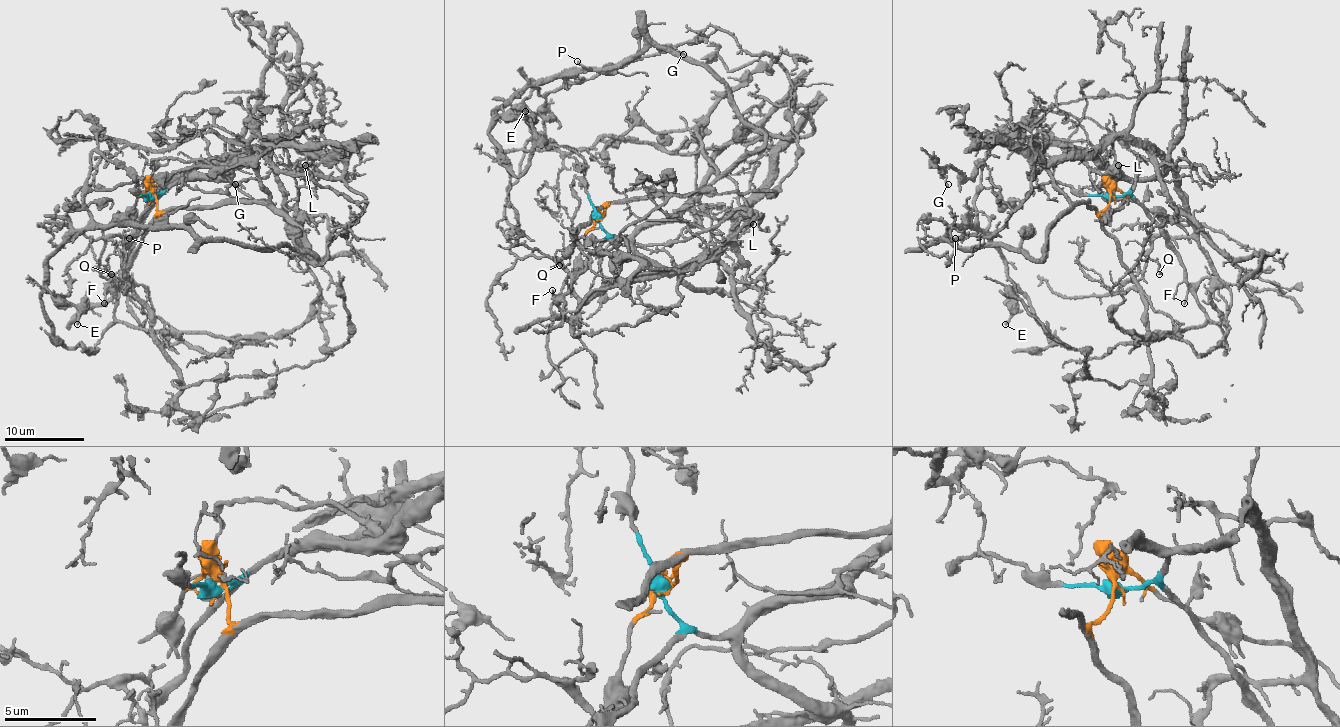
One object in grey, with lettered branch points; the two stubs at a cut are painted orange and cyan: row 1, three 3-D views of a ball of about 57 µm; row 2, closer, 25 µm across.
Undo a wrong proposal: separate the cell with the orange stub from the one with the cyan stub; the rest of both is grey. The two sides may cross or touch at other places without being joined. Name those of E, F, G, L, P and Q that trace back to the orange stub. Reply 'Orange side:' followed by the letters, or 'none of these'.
Orange side: E, G, P, Q

